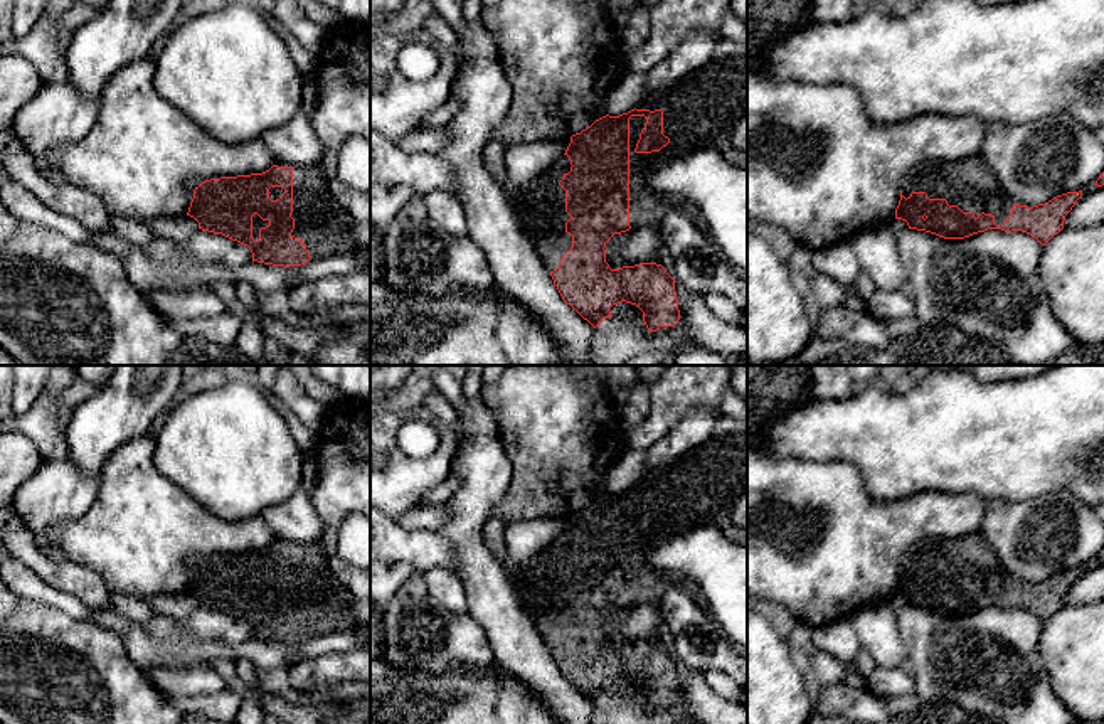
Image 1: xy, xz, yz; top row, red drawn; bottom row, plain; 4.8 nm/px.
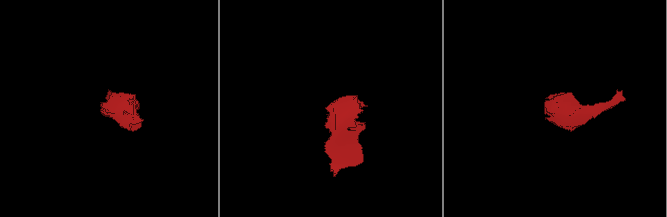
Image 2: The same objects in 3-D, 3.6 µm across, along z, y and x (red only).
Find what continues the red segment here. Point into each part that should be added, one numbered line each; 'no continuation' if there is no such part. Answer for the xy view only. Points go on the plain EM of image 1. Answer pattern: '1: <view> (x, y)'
1: xy (318, 596)

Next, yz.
1: yz (970, 561)

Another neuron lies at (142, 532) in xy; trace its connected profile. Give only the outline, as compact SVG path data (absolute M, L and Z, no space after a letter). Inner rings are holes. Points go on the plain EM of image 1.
M141 434L113 450L103 465L98 497L89 510L47 530L47 539L67 559L98 572L111 593L140 599L187 593L194 559L263 551L278 540L261 517L231 522L209 512L157 470L155 448L155 438Z

